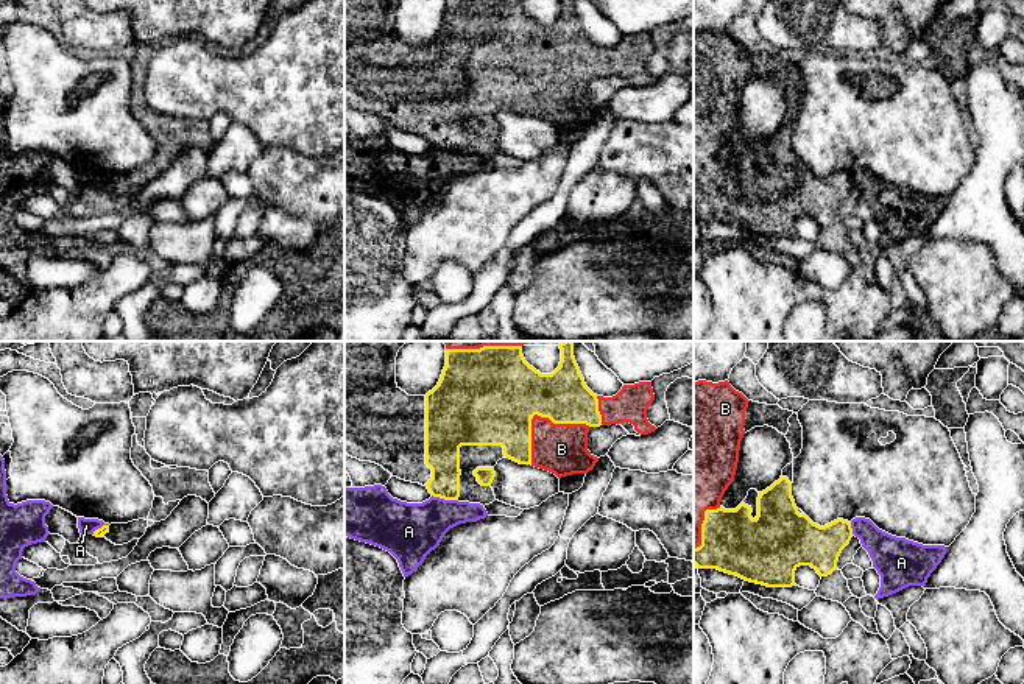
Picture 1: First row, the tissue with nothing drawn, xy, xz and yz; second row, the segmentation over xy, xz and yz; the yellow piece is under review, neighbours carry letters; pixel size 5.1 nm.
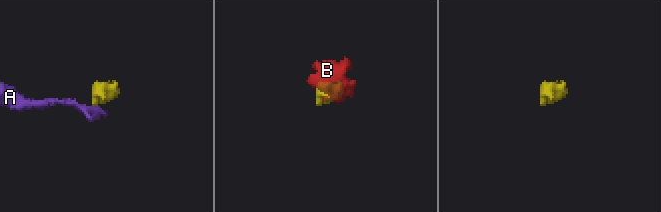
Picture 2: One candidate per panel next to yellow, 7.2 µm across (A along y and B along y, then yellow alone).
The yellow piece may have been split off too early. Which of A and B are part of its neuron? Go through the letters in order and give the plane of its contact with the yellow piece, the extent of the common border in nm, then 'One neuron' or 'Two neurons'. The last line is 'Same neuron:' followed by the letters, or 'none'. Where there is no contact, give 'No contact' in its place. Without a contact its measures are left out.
A: Touches yellow in xz. Shared border 140 nm. Two neurons
B: Touches yellow in xz. Shared border 360 nm. One neuron
Same neuron: B

